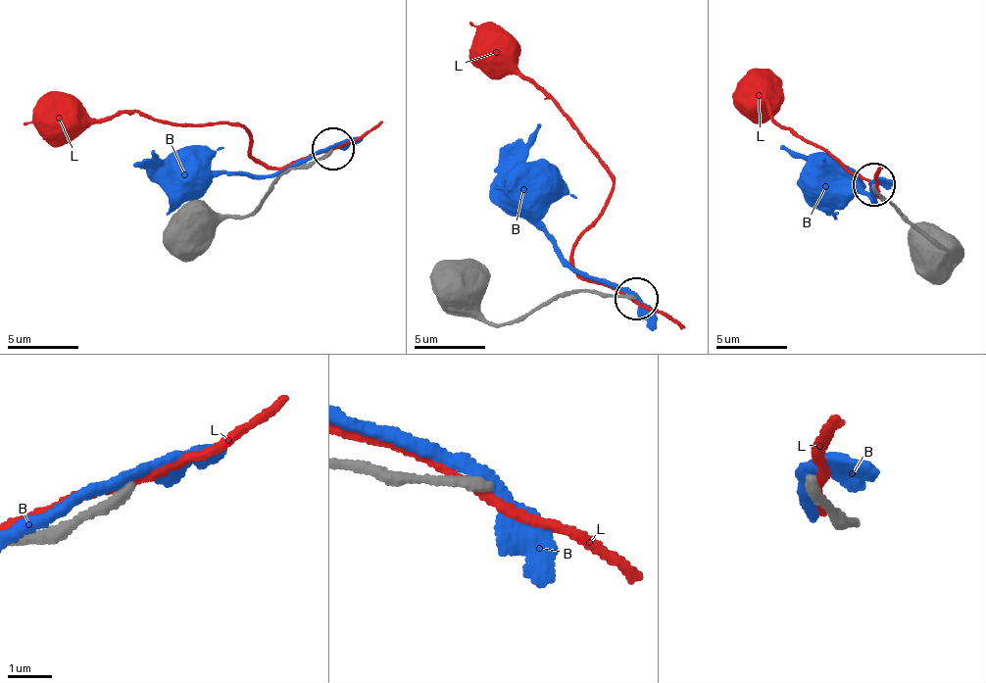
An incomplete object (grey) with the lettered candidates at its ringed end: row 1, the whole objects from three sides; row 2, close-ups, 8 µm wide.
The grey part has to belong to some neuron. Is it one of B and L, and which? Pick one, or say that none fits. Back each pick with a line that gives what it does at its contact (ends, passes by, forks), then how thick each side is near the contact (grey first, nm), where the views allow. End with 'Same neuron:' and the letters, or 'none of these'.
Same neuron: none of these

